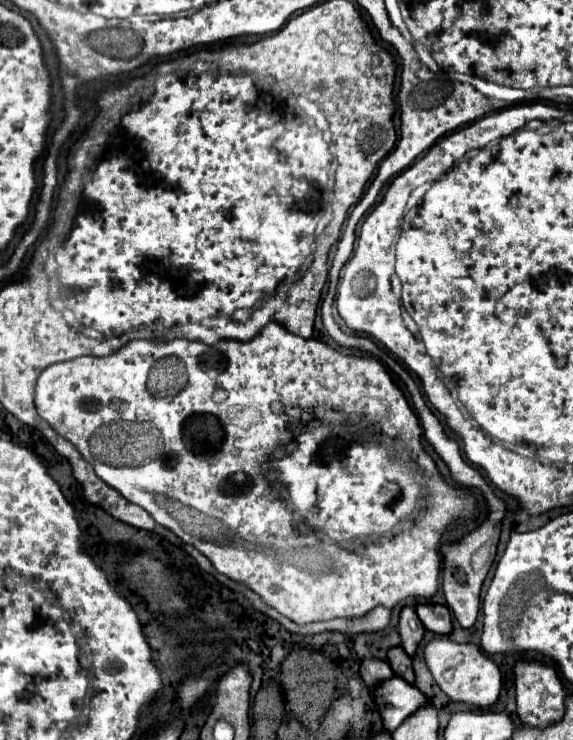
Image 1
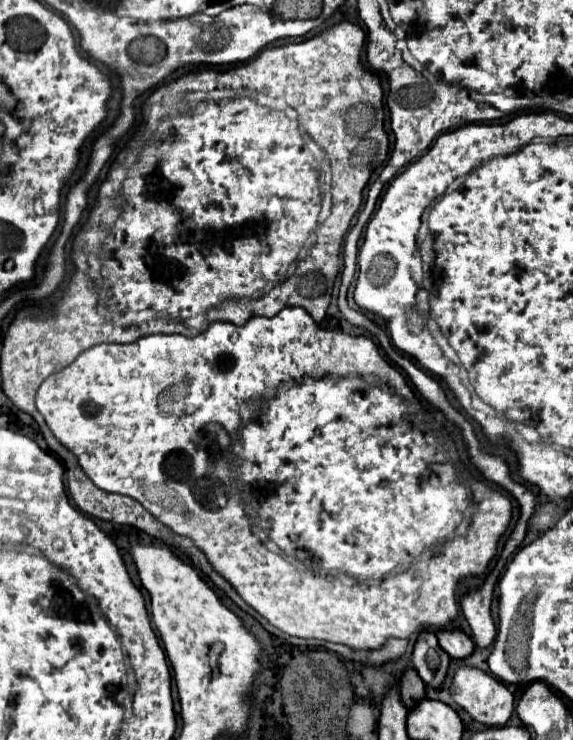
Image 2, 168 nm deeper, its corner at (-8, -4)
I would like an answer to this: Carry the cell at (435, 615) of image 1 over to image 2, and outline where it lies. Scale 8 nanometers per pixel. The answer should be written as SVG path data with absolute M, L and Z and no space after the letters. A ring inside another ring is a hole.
M452 629L452 631L438 631L438 641L440 641L440 647L454 659L466 659L472 655L474 651L474 641L464 635L460 629Z

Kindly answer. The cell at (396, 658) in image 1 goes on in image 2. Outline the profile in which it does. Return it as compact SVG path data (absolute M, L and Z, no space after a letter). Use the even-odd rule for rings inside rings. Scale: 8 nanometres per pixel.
M408 669L402 677L400 683L400 699L404 703L404 707L410 711L418 701L426 699L426 685L422 683L422 679L418 677L418 673L414 669Z

